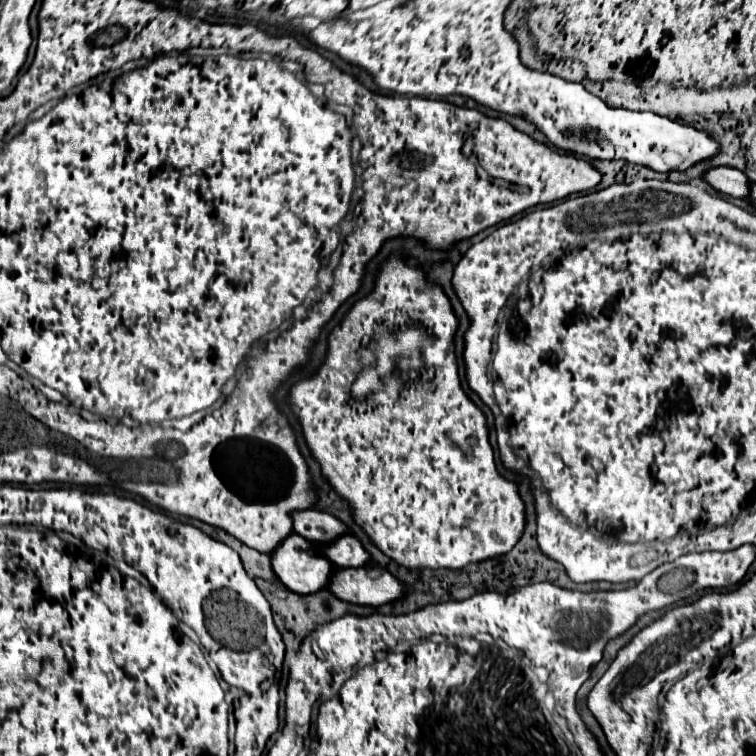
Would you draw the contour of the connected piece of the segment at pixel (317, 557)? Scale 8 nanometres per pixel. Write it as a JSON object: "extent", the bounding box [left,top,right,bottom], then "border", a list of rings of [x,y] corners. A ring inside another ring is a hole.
{"extent":[272,534,334,594],"border":[[[290,534],[272,554],[272,568],[280,582],[296,594],[314,594],[330,584],[334,566],[316,544]]]}

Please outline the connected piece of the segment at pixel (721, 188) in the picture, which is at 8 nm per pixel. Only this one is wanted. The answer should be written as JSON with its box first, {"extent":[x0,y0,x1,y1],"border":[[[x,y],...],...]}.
{"extent":[704,166,752,198],"border":[[[720,166],[720,168],[712,168],[710,172],[706,172],[704,178],[708,180],[708,184],[714,190],[718,190],[722,194],[728,194],[734,198],[748,198],[750,196],[750,184],[752,182],[740,170]]]}

